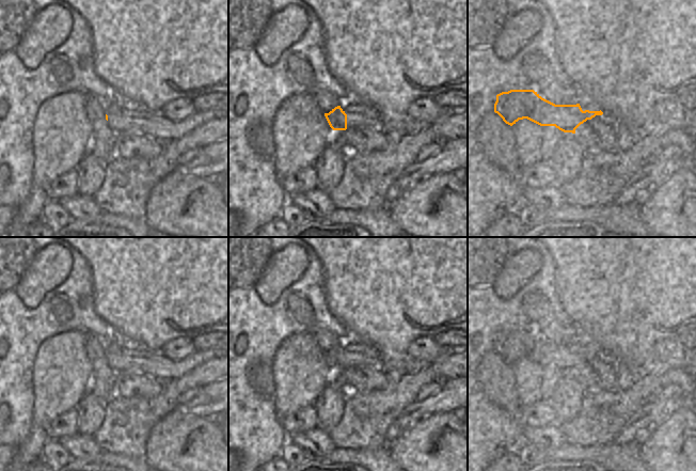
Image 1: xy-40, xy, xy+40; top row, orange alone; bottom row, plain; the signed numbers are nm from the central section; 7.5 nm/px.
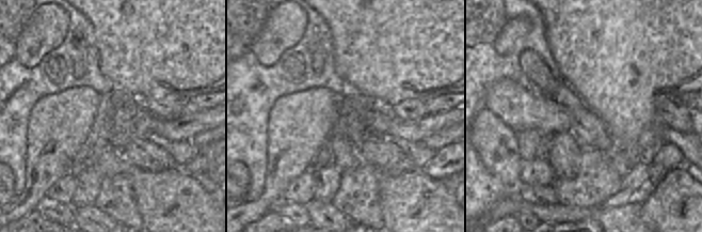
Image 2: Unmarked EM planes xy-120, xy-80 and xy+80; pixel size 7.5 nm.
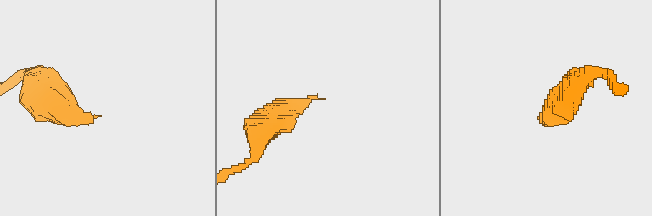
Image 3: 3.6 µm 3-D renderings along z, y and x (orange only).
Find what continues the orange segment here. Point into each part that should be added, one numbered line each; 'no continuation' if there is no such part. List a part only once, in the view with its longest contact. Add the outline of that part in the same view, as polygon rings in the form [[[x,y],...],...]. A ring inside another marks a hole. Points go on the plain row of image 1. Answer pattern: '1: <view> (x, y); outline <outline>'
1: xy+40 (585, 344); outline [[[581,337],[580,339],[580,345],[582,347],[583,350],[585,349],[589,349],[589,350],[600,350],[600,348],[598,346],[596,346],[595,344],[592,344],[591,342]]]

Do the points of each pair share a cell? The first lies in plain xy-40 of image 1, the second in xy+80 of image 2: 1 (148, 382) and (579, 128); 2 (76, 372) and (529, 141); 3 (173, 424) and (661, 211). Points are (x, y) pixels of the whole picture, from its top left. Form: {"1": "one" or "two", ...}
{"1": "one", "2": "one", "3": "one"}

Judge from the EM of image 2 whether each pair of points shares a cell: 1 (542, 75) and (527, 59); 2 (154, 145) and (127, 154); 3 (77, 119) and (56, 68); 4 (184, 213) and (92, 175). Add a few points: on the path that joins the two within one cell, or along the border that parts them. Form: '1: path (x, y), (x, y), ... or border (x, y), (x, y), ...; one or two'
1: path (538, 71), (530, 63); one
2: path (147, 152), (133, 153); one
3: border (89, 86), (73, 86), (41, 97); two
4: border (94, 168), (102, 176); two

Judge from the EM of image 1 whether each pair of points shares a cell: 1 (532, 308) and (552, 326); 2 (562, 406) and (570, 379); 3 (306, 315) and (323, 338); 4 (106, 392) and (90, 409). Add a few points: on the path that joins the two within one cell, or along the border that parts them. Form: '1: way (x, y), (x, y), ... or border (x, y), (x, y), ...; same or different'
1: way (537, 313), (547, 323); same
2: way (566, 399), (569, 386); same
3: way (307, 320), (318, 332); same
4: border (89, 390), (105, 404); different

